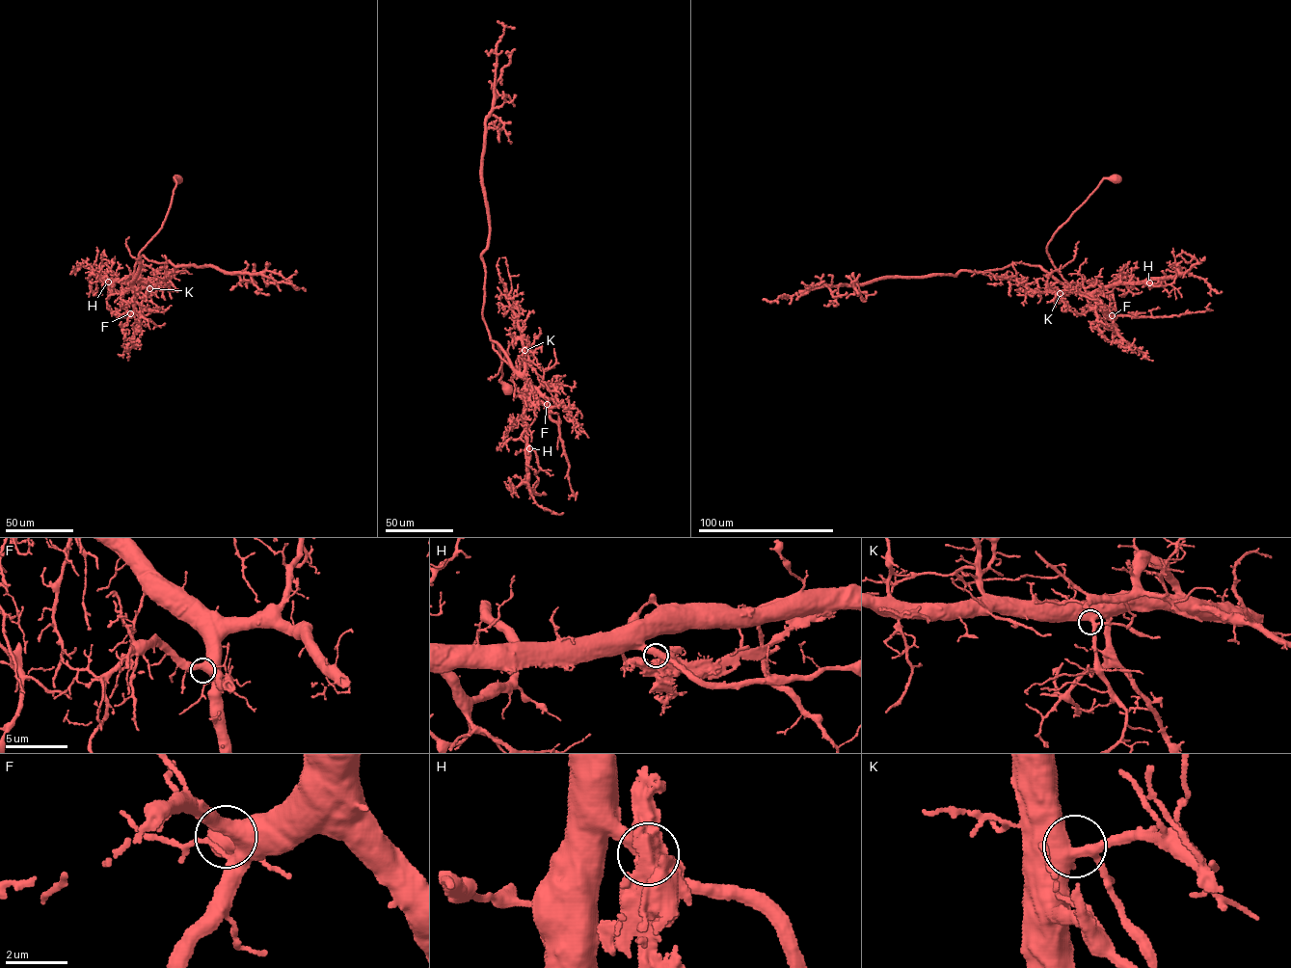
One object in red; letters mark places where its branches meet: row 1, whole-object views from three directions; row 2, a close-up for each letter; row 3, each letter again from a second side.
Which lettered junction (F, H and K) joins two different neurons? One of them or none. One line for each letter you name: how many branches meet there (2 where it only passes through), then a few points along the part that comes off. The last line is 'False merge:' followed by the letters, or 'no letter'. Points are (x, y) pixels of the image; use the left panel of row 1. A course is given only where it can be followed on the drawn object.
H: Branches: 3. Course of the part to remove: (108, 282), (100, 282), (95, 277)
False merge: H

